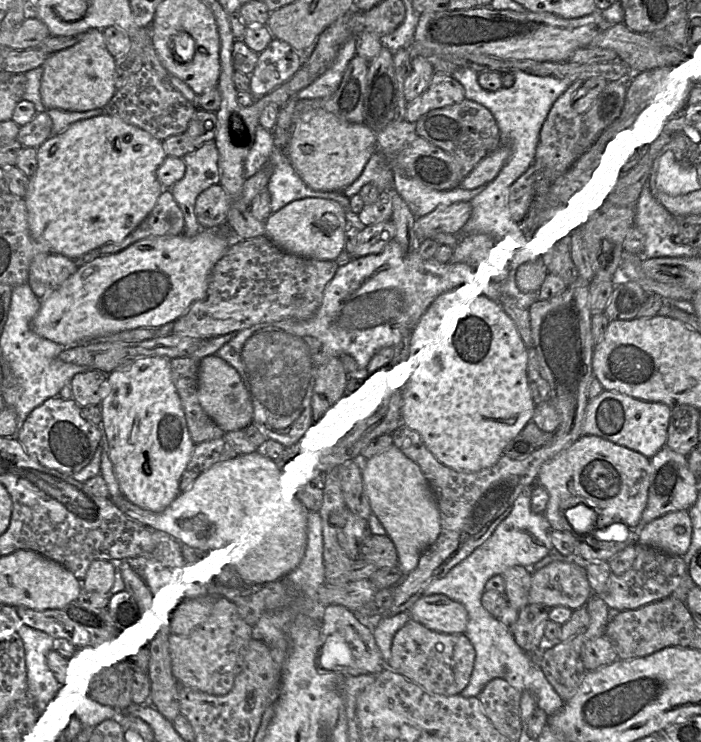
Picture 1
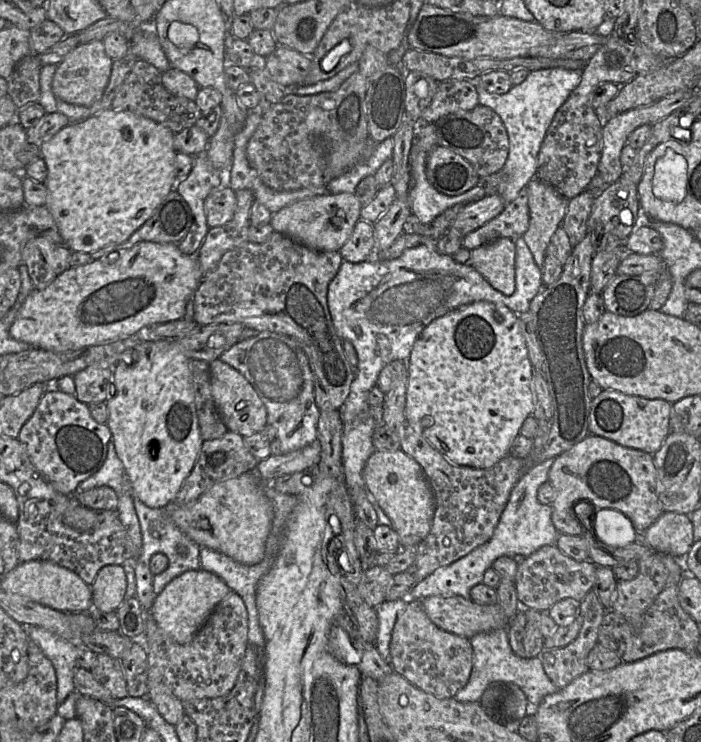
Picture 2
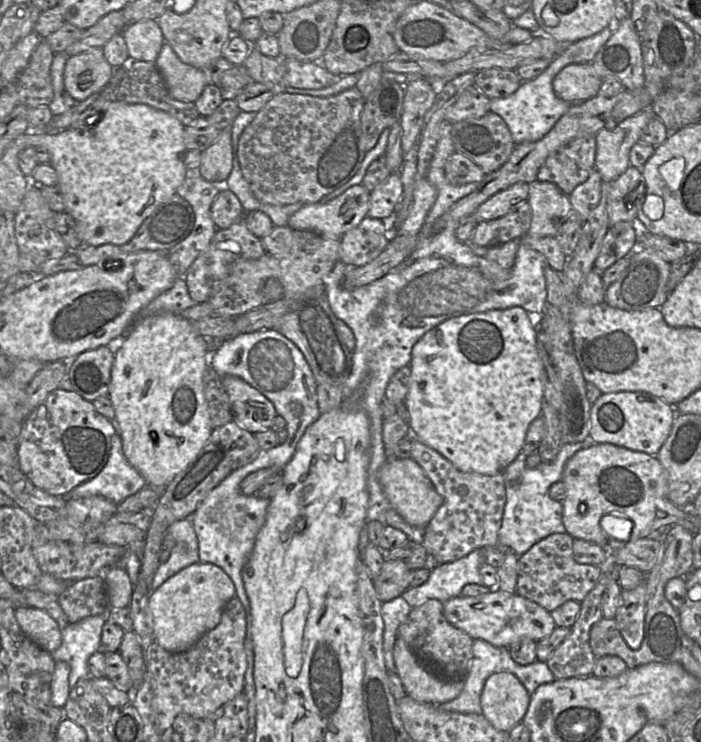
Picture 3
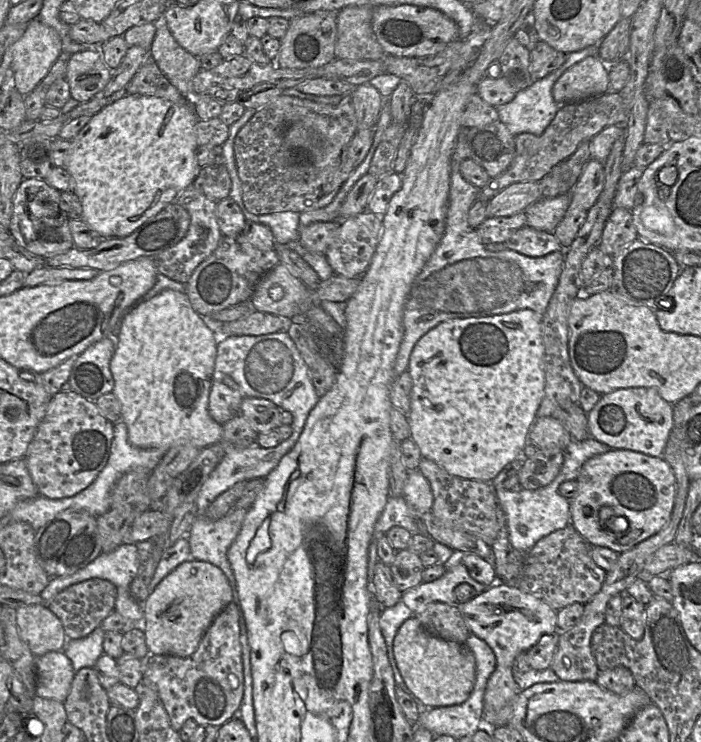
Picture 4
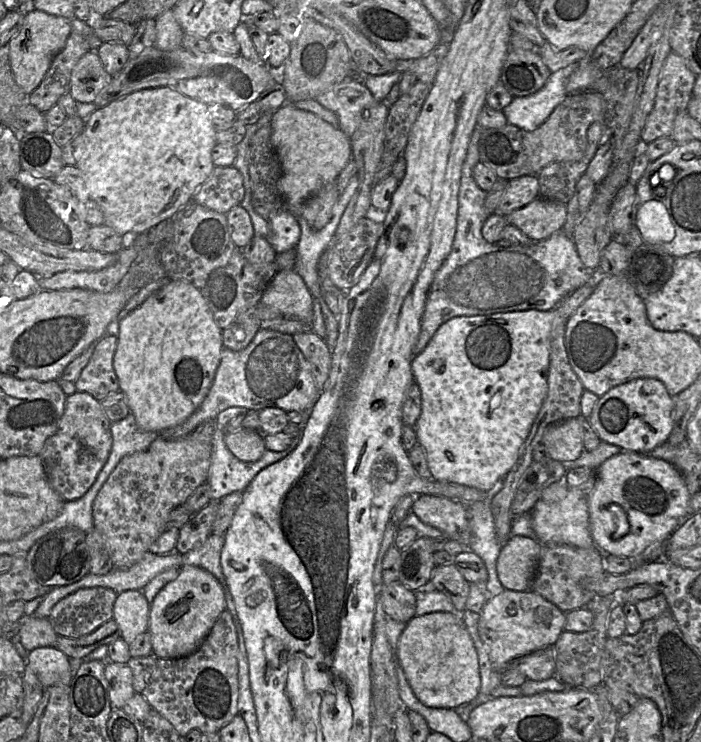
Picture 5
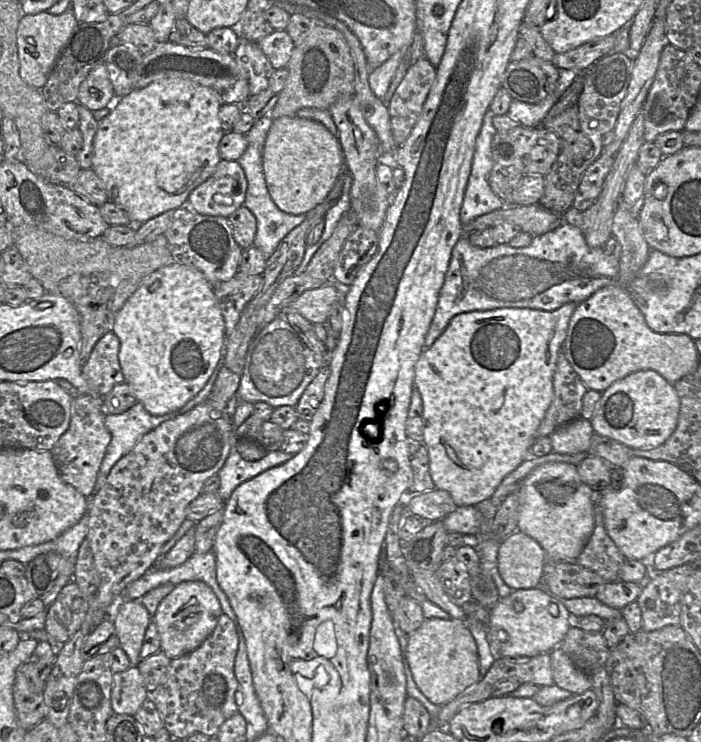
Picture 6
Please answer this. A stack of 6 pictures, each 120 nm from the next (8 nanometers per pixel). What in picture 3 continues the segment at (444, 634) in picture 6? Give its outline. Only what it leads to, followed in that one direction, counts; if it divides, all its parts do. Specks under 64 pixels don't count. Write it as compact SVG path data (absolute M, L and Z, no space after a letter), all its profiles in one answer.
M397 637L393 658L396 673L413 700L440 705L457 698L464 688L464 678L447 678L425 664L405 643Z

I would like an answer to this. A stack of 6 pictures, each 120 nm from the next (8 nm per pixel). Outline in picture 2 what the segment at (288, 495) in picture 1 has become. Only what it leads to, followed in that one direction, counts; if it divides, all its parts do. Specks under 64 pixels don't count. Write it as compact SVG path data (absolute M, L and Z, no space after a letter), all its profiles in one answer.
M255 468L235 478L219 481L207 489L193 503L166 505L168 515L179 530L199 547L218 551L243 565L259 563L265 552L273 509L266 497L262 481Z

